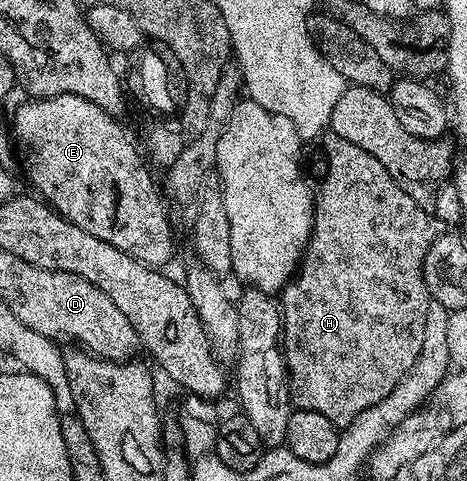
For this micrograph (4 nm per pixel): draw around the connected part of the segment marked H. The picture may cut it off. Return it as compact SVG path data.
M333 137L328 146L328 171L320 182L320 190L314 194L314 213L312 215L312 239L304 249L304 256L300 259L298 273L292 281L284 287L278 301L282 307L282 349L284 364L288 367L288 393L290 401L298 410L322 412L326 420L330 420L338 428L351 424L366 408L374 408L400 383L404 377L412 373L417 362L421 361L424 353L424 339L430 333L428 320L428 289L424 279L424 257L434 244L434 240L442 232L442 224L427 209L424 210L407 194L401 183L394 181L390 172L378 164L370 152L358 148L358 144L350 144L346 140Z

